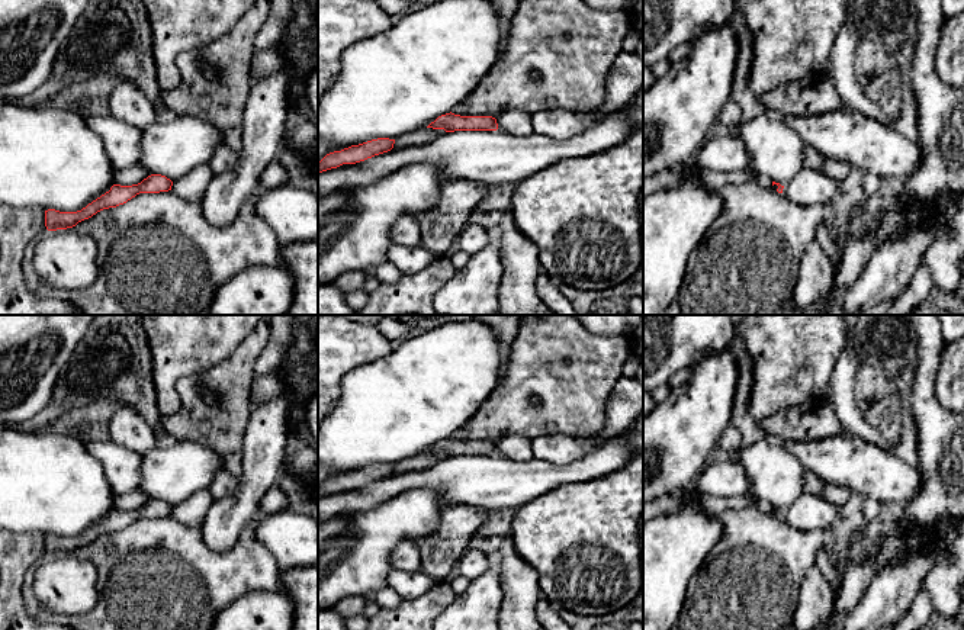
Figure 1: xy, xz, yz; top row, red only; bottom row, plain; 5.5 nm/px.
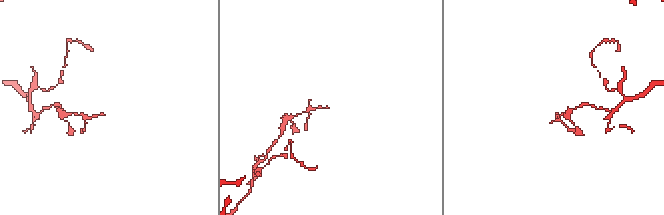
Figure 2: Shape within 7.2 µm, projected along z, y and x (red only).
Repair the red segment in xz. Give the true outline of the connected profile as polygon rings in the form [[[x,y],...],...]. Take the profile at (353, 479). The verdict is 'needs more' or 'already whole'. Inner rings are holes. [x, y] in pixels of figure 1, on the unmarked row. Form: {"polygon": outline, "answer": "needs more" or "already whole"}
{"polygon": [[[377,463],[359,470],[351,470],[341,476],[327,479],[318,488],[318,498],[337,494],[343,489],[356,489],[375,480],[388,478],[393,473],[395,465]]], "answer": "already whole"}

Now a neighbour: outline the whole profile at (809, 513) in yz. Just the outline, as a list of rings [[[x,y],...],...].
[[[804,492],[783,514],[784,521],[800,531],[830,528],[839,507],[825,498]]]

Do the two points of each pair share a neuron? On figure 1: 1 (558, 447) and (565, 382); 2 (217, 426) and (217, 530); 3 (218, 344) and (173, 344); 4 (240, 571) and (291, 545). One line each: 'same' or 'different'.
1: different
2: different
3: same
4: different

